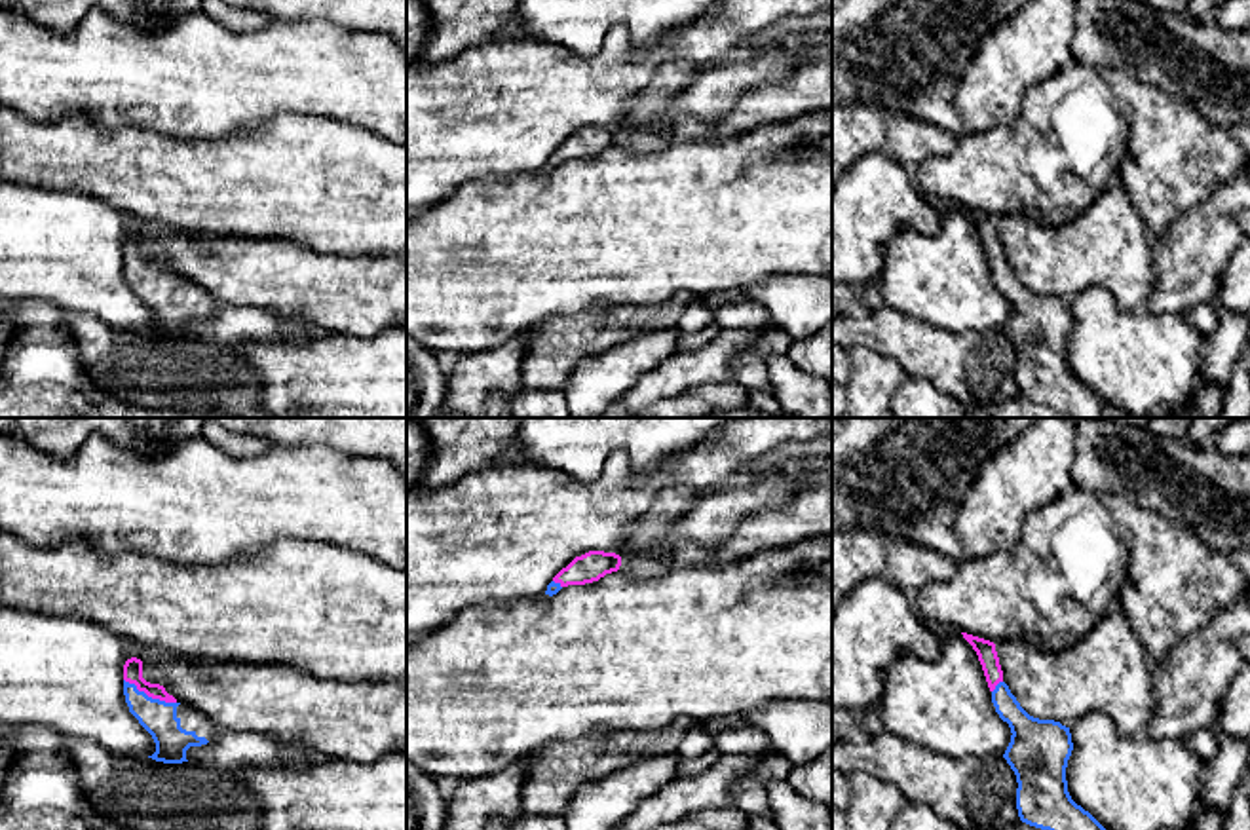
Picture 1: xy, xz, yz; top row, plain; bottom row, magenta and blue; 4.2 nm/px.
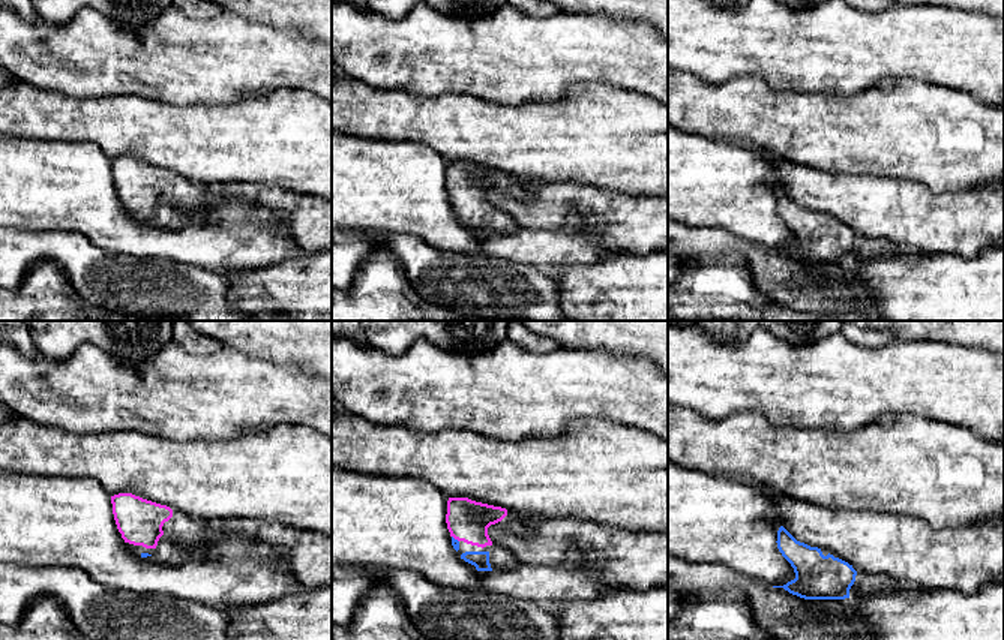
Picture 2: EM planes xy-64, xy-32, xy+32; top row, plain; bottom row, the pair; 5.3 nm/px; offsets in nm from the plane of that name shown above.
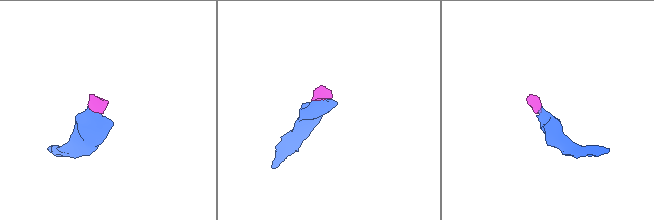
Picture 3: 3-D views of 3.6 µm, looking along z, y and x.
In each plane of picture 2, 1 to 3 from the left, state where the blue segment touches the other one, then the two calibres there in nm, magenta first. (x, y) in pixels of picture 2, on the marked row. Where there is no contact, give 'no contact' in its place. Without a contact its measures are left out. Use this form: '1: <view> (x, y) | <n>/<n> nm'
1: no contact
2: xy-32 (455, 538) | 220/50 nm
3: no contact

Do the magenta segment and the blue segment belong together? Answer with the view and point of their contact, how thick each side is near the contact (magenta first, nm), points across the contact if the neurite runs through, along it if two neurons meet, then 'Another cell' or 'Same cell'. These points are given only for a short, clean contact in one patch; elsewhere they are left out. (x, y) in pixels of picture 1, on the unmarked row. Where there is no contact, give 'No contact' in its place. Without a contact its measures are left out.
Touches magenta at xy (151, 270). Thickness 80 nm (magenta) against 150 nm. Path across: xy (133, 242), (133, 253), (151, 270), (156, 291). Same cell

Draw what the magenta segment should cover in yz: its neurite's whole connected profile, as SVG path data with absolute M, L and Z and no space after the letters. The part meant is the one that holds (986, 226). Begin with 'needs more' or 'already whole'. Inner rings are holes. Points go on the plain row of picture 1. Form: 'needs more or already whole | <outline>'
needs more | M961 209L976 226L995 287L1013 308L1003 332L1016 349L1020 395L1071 418L1106 418L1108 405L1068 367L1066 342L1073 325L1070 302L1030 291L1003 256L995 218Z

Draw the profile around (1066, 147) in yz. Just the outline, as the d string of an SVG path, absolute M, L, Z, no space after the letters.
M1070 61L1058 76L1026 91L1024 110L1009 127L959 137L948 156L921 161L912 177L923 194L950 199L994 218L1018 213L1045 228L1075 220L1115 180L1130 129L1113 85L1102 72Z

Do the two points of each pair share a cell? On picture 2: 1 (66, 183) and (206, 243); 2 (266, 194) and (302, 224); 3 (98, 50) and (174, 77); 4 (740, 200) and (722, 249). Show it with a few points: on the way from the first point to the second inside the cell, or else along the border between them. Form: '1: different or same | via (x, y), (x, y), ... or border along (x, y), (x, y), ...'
1: same | via (101, 216), (119, 233), (153, 243), (171, 243)
2: same | via (275, 198), (281, 200), (296, 215)
3: same | via (117, 59), (155, 62)
4: different | border along (694, 225), (721, 227), (742, 242)

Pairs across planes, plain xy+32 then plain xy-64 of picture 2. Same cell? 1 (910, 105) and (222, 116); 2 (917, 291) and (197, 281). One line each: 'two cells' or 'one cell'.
1: one cell
2: two cells

